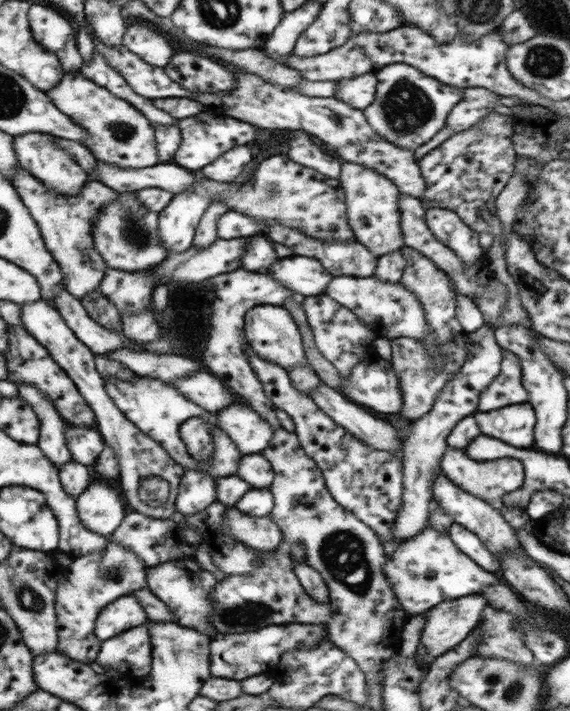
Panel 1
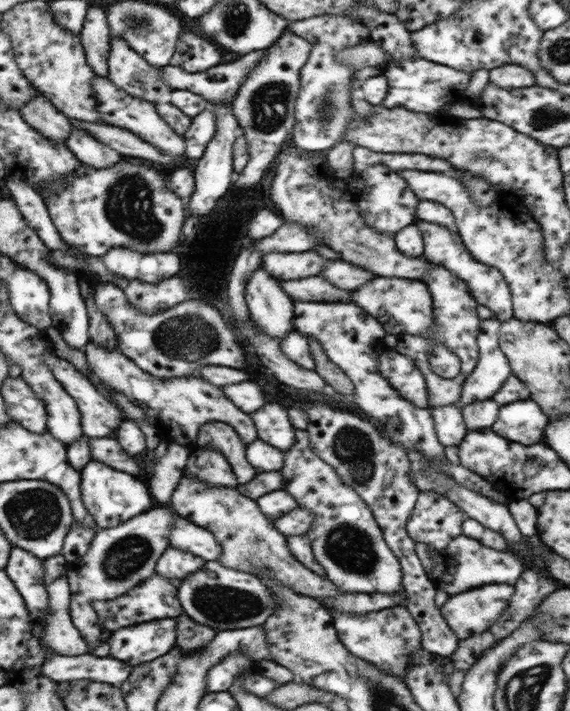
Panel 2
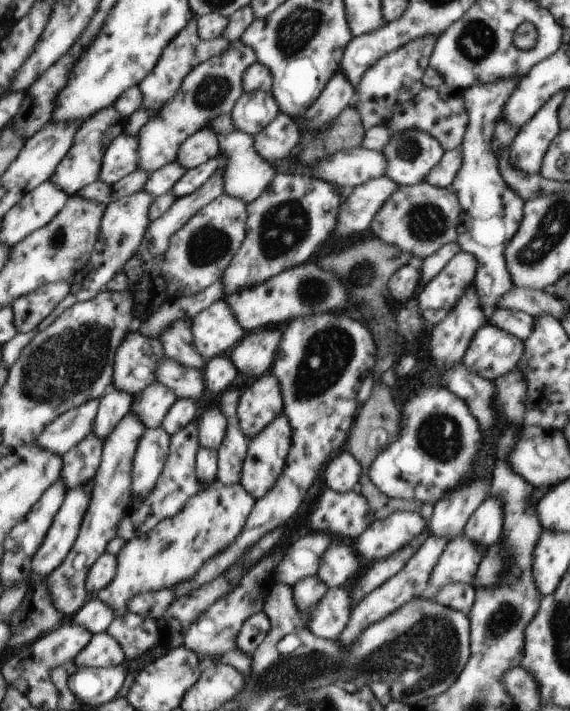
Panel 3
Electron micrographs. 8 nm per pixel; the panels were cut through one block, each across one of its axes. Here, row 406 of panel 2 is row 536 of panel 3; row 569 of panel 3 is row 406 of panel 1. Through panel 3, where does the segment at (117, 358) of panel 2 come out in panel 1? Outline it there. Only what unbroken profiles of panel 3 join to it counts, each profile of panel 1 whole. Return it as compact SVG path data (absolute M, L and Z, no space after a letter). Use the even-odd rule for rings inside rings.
M135 376L132 381L122 381L120 379L105 380L105 388L115 405L124 413L124 416L144 434L150 435L150 438L162 445L162 448L168 452L170 457L178 464L186 469L200 469L202 471L212 472L216 478L228 475L236 475L238 472L239 460L242 453L238 449L238 445L230 439L230 435L226 435L222 429L217 427L218 415L205 411L199 407L194 401L186 399L182 393L178 393L178 389L170 383L163 380L153 379L147 376ZM192 417L200 417L210 423L212 433L214 433L214 448L216 457L209 462L198 462L190 456L188 448L180 436L180 427L184 421Z

